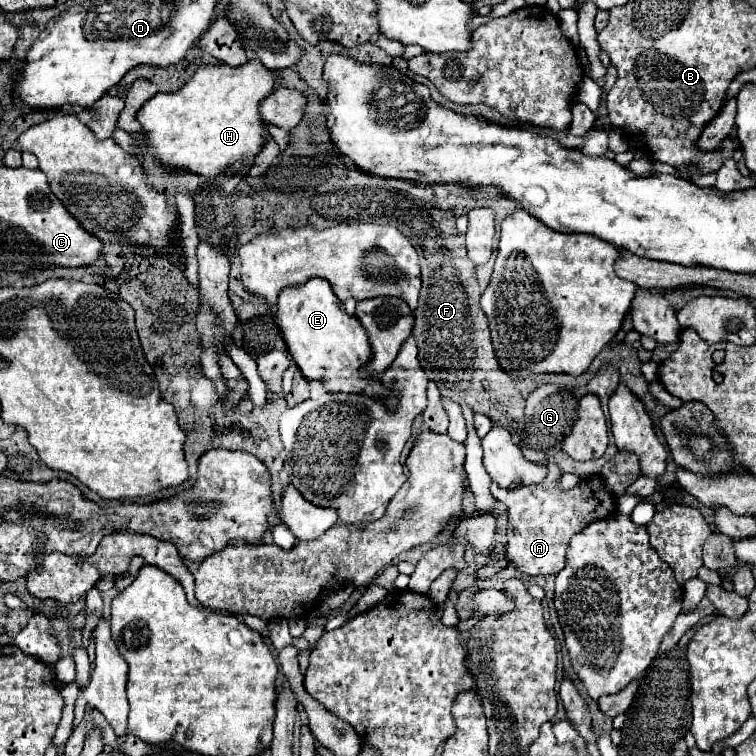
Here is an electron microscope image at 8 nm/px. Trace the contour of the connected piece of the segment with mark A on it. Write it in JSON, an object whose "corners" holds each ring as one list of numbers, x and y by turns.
{"corners":[[548,463,548,477,538,485,516,487,512,491,506,491,506,489,500,489,498,485,492,485,490,491,498,501,506,503,506,507,508,507,510,521,508,521,506,557,526,575,556,575,564,567,564,553,566,553,570,537,580,533,588,523,592,523,596,519,604,519,616,511,614,497,606,491,600,477,588,477,572,491,562,491,560,489,560,469,554,463]]}

